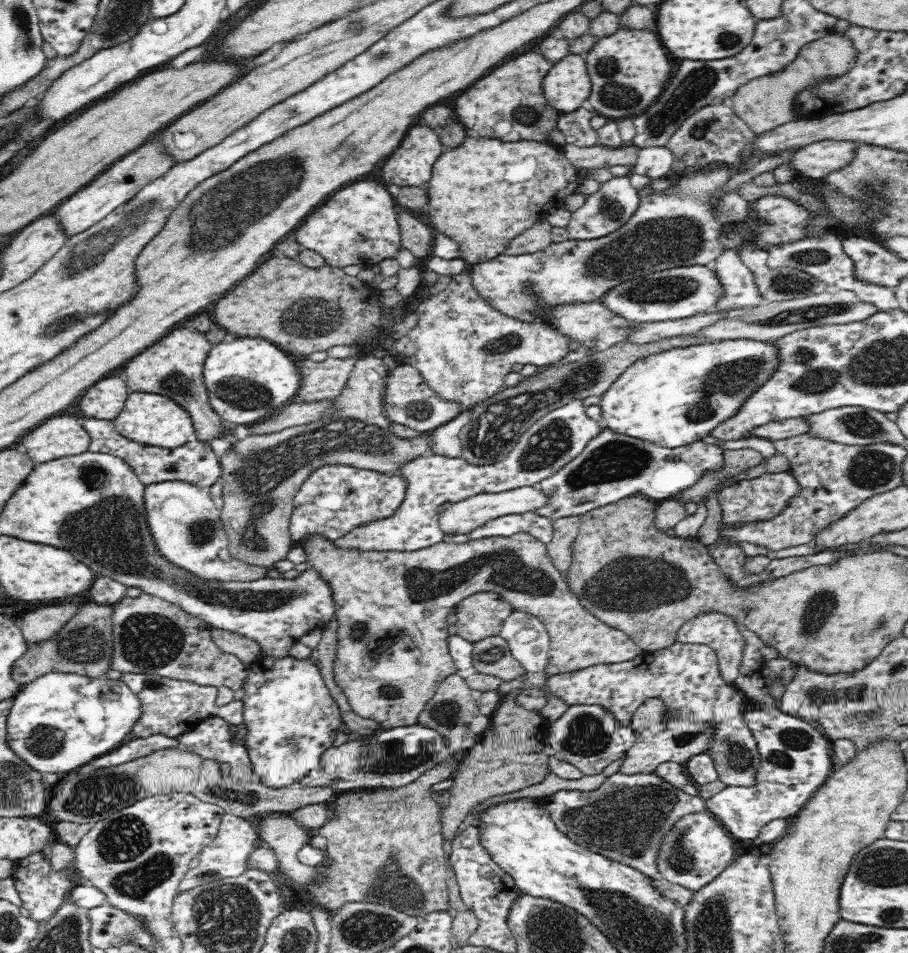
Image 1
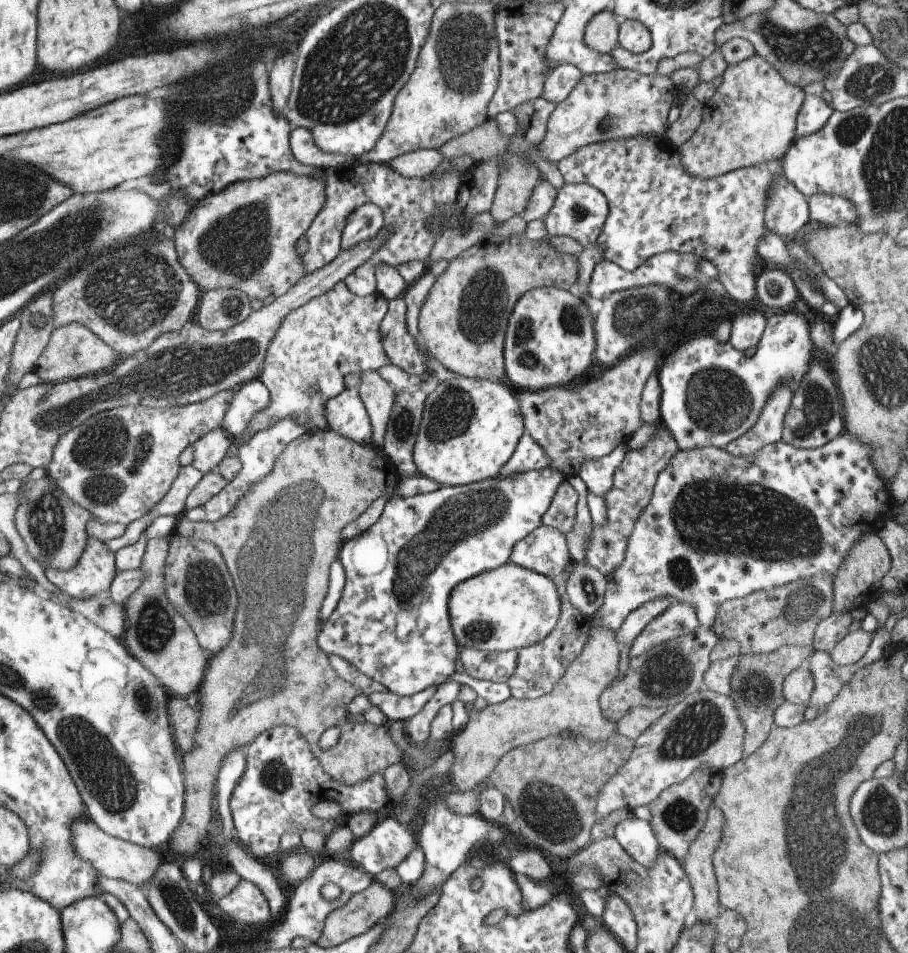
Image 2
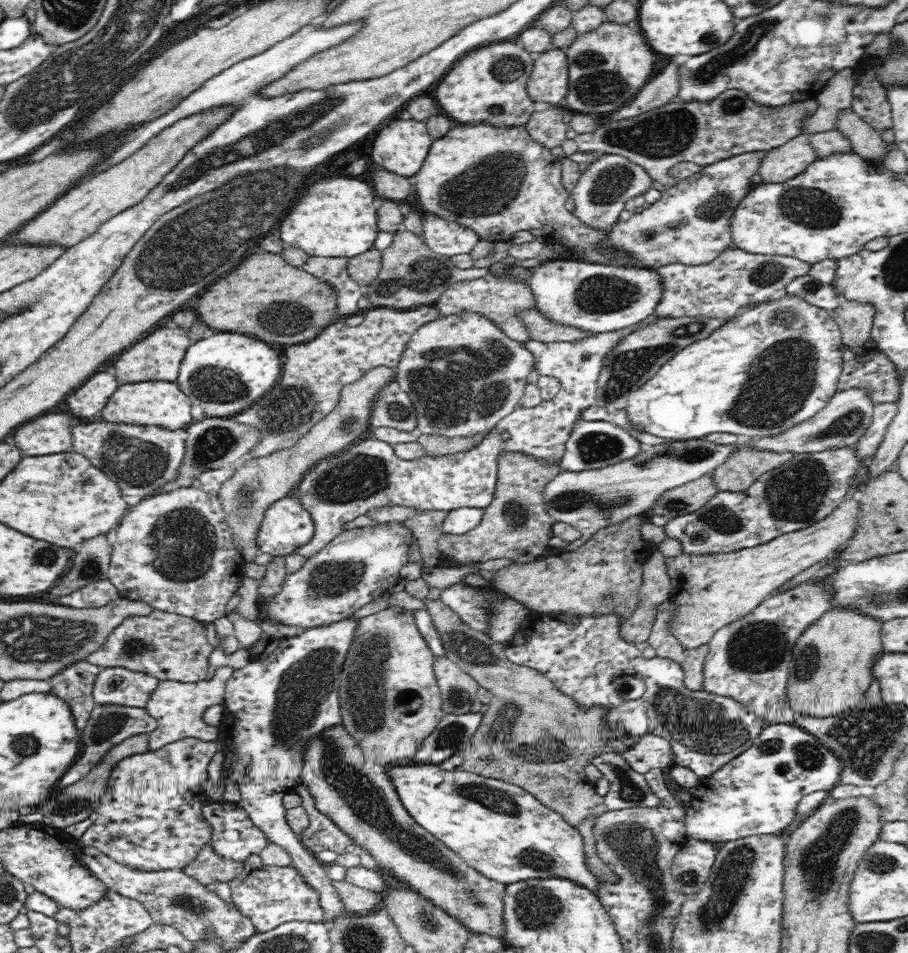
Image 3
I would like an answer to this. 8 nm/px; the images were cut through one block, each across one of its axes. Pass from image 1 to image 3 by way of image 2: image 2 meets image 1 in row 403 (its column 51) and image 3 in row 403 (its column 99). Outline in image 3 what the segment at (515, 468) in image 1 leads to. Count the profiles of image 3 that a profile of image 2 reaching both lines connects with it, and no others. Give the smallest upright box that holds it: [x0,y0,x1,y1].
[292,315,662,558]

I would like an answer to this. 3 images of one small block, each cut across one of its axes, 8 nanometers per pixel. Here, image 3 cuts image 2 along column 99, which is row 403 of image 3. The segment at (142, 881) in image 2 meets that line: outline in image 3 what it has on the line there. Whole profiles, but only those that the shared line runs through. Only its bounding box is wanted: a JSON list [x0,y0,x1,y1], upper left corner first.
[741,389,874,456]

